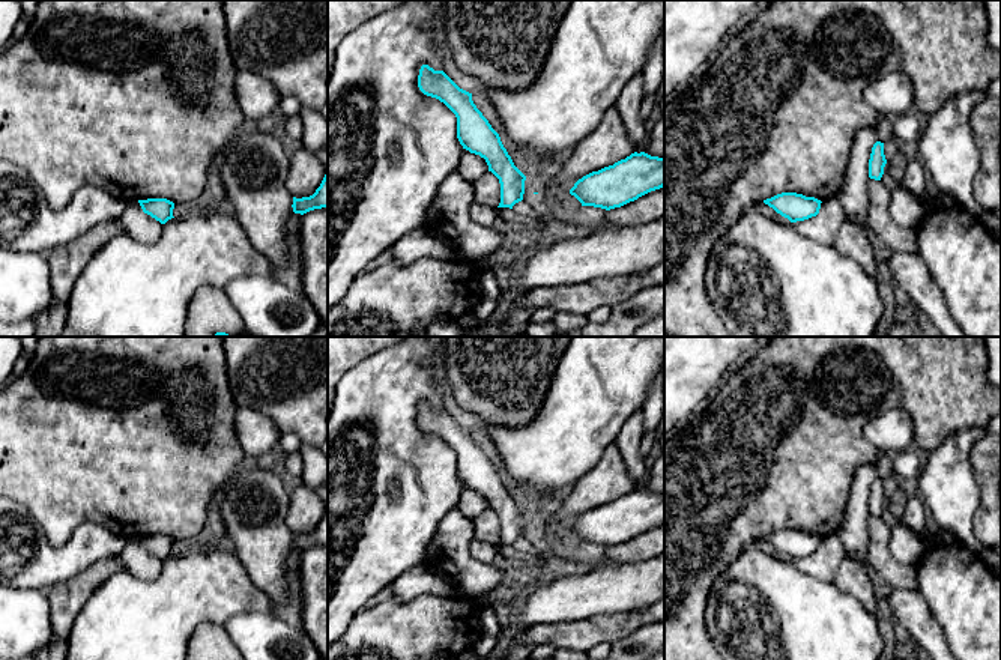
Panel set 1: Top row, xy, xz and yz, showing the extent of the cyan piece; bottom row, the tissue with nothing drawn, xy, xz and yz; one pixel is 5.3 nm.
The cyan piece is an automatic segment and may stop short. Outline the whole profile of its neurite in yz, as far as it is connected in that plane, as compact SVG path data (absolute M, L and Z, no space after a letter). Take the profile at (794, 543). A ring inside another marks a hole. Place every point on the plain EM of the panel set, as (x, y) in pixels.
M782 529L764 537L764 540L791 559L797 559L816 553L822 538L797 529Z

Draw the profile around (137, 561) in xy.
M138 537L126 540L117 558L128 573L143 580L156 579L164 564L164 561L143 549Z

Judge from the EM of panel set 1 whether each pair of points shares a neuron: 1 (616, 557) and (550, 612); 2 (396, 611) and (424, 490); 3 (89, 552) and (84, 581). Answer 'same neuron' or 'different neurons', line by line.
1: different neurons
2: different neurons
3: different neurons

